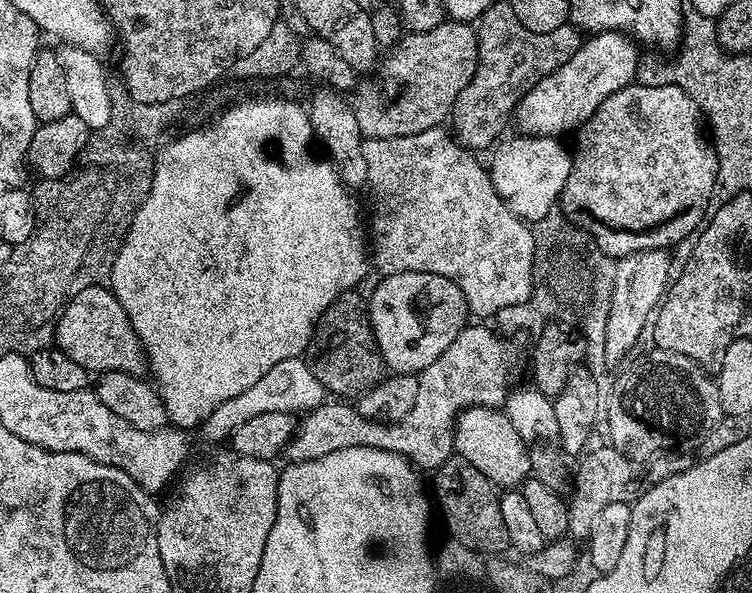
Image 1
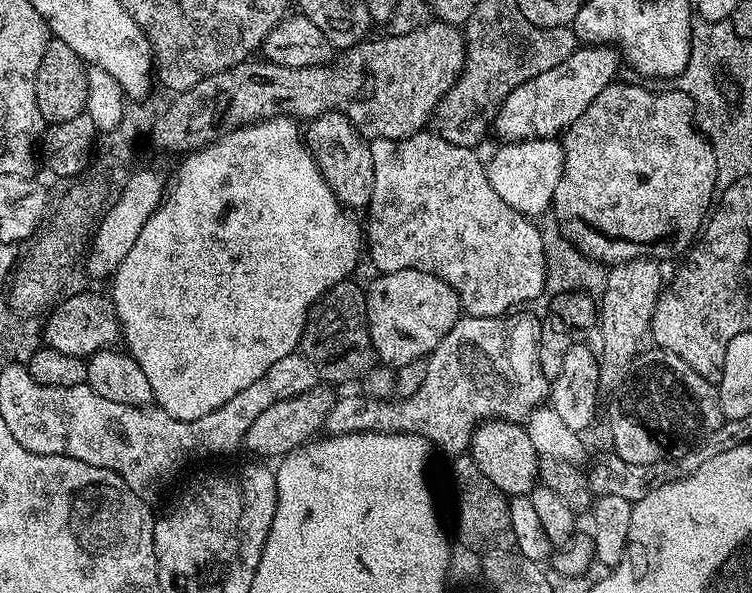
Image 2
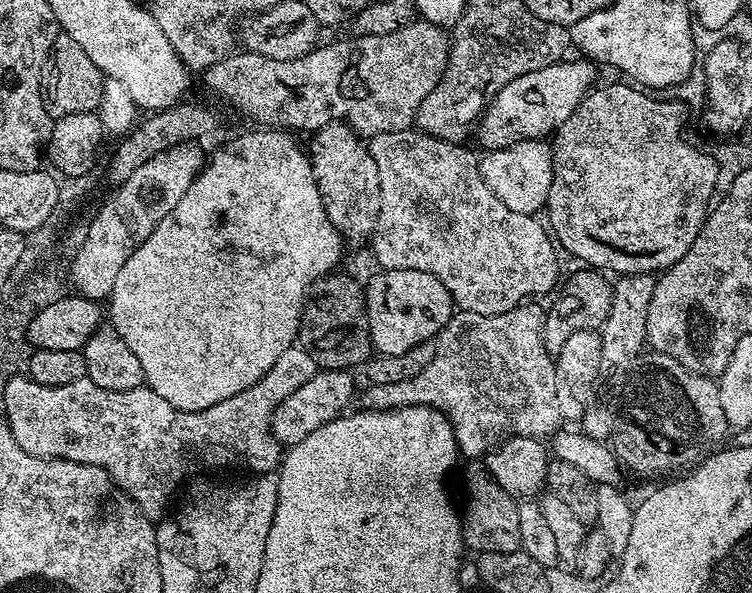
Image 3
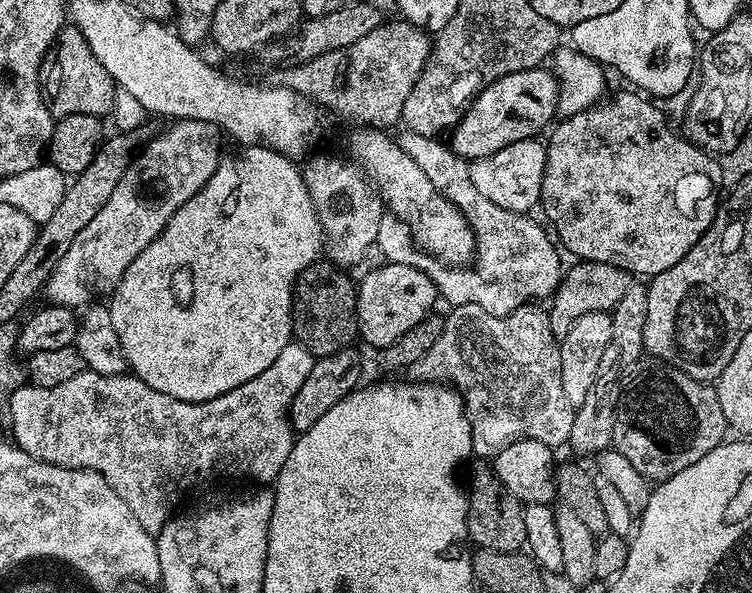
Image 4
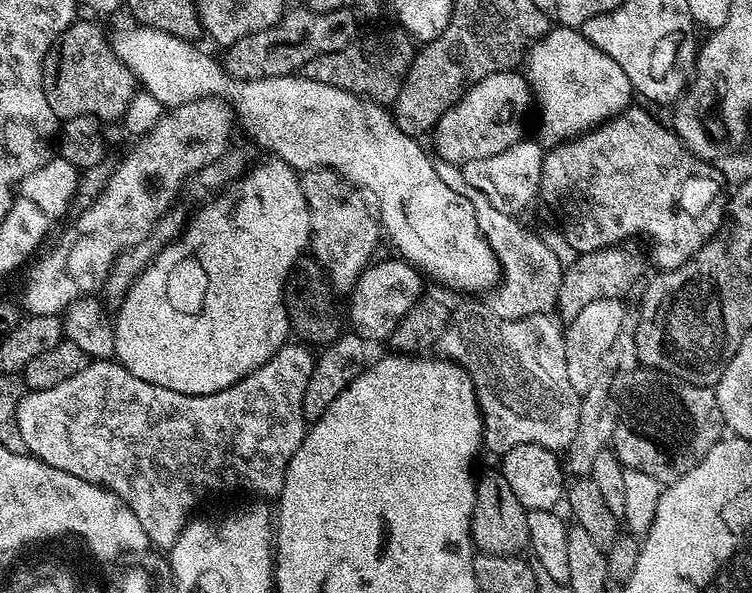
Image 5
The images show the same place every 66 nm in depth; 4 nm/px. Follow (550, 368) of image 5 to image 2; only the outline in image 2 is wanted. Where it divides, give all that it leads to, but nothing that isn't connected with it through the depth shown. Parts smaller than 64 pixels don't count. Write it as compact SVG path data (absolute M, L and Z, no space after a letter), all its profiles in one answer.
M461 315L460 320L438 342L431 356L427 380L419 395L395 407L365 403L362 399L344 400L332 413L329 433L352 434L356 428L427 429L448 451L465 448L472 434L485 420L527 421L535 408L550 396L550 378L540 365L538 324L528 316Z

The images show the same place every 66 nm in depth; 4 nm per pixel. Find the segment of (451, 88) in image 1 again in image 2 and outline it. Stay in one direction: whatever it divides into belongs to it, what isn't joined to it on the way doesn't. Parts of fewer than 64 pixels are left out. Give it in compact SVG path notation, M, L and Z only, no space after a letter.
M436 18L431 24L410 30L410 34L384 34L381 40L372 39L365 38L354 47L343 49L331 64L291 68L272 64L263 58L249 58L230 70L210 74L210 78L202 78L198 86L175 93L172 101L157 111L150 131L152 144L161 148L164 154L187 154L246 124L255 124L275 116L291 116L307 122L323 112L342 113L369 141L382 138L401 140L425 131L427 124L424 123L433 119L438 102L453 88L464 69L466 46L463 31L455 24L446 24Z

